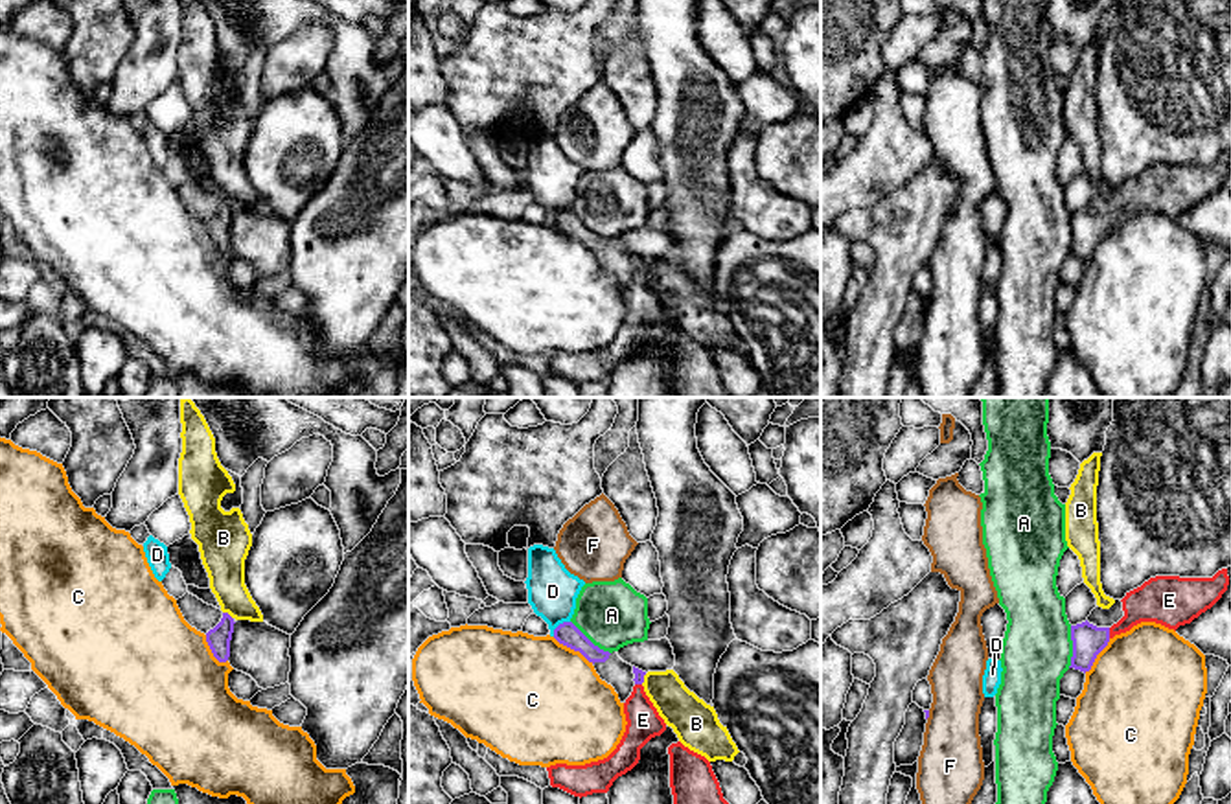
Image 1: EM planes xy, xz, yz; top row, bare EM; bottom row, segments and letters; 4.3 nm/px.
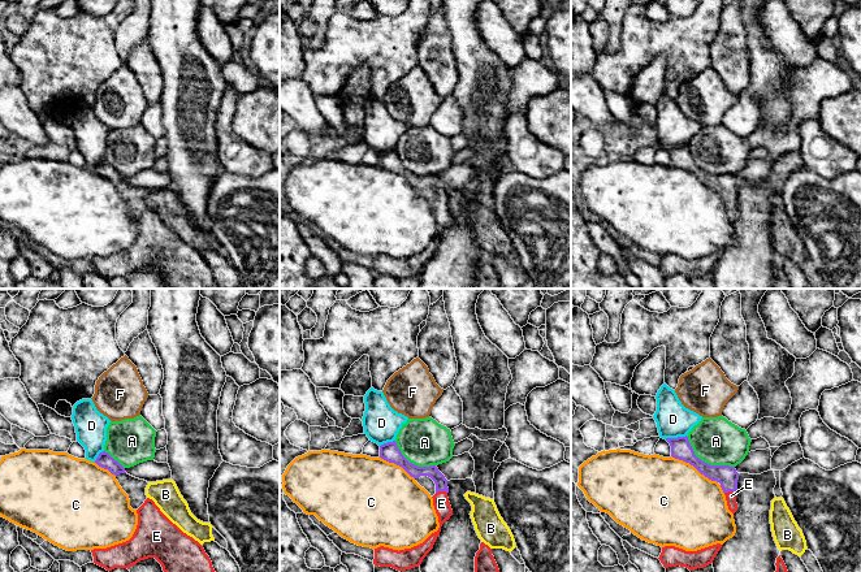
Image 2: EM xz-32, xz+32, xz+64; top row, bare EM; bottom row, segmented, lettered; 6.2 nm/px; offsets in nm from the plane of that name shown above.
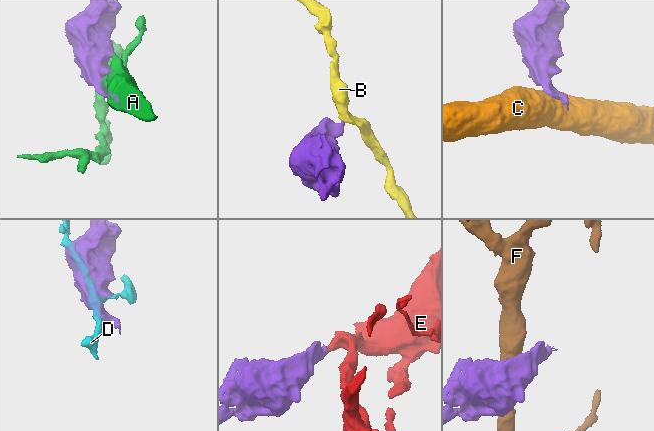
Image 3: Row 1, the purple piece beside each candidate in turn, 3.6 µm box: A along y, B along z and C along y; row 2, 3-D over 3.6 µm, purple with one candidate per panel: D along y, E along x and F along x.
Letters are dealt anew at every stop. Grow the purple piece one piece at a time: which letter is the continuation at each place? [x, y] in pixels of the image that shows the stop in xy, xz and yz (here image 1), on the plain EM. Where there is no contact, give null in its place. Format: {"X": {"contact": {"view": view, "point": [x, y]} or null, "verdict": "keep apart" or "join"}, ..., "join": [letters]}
{"A": {"contact": {"view": "yz", "point": [1073, 234]}, "verdict": "keep apart"}, "B": {"contact": {"view": "xy", "point": [229, 203]}, "verdict": "keep apart"}, "C": {"contact": {"view": "xz", "point": [573, 236]}, "verdict": "keep apart"}, "D": {"contact": {"view": "xz", "point": [558, 214]}, "verdict": "keep apart"}, "E": {"contact": {"view": "yz", "point": [1108, 221]}, "verdict": "join"}, "F": {"contact": {"view": "yz", "point": [928, 302]}, "verdict": "keep apart"}, "join": ["E"]}

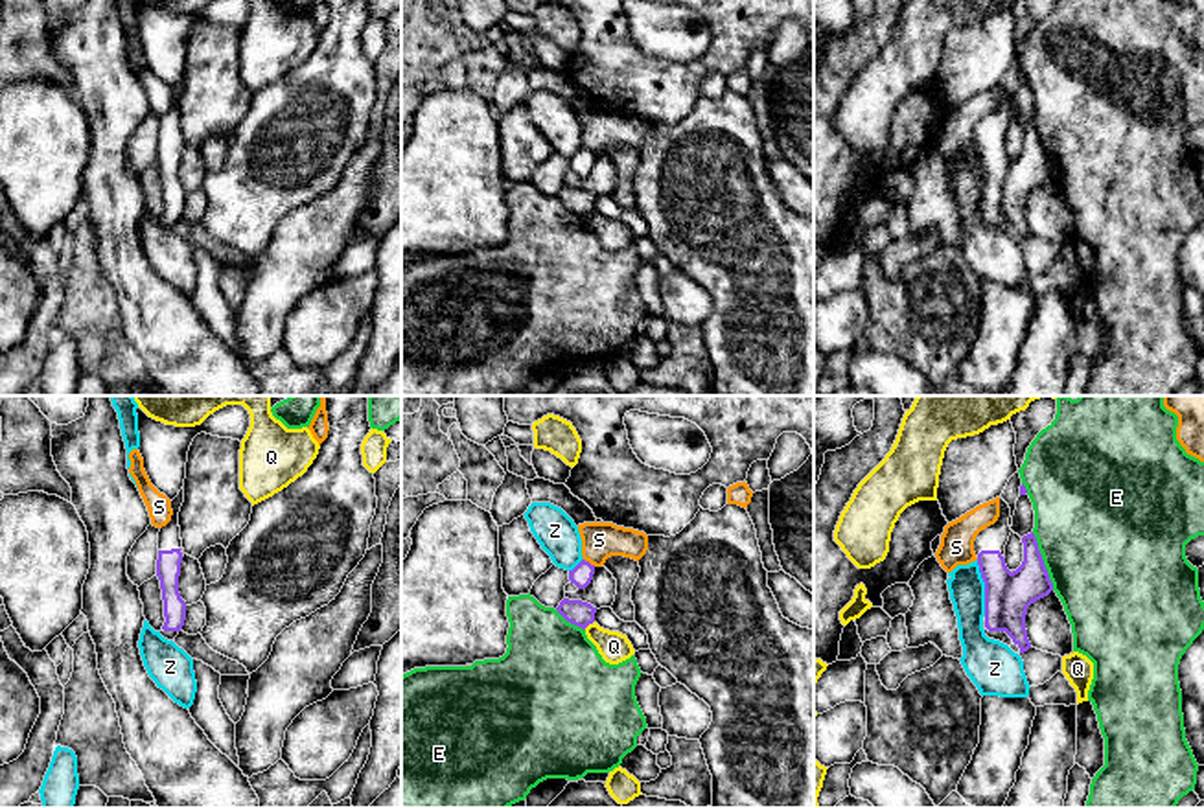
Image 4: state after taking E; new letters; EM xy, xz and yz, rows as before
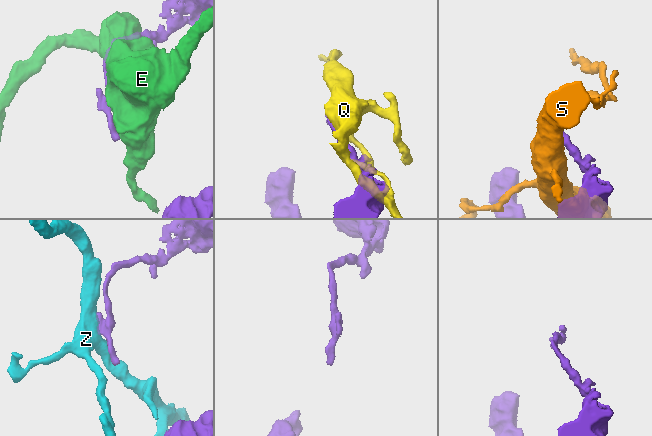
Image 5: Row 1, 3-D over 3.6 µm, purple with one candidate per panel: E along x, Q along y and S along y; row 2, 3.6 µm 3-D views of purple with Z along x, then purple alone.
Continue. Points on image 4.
{"E": {"contact": {"view": "yz", "point": [1042, 150]}, "verdict": "keep apart"}, "Q": {"contact": {"view": "xz", "point": [588, 212]}, "verdict": "keep apart"}, "S": {"contact": {"view": "xz", "point": [588, 150]}, "verdict": "keep apart"}, "Z": {"contact": {"view": "yz", "point": [985, 175]}, "verdict": "keep apart"}, "join": []}

